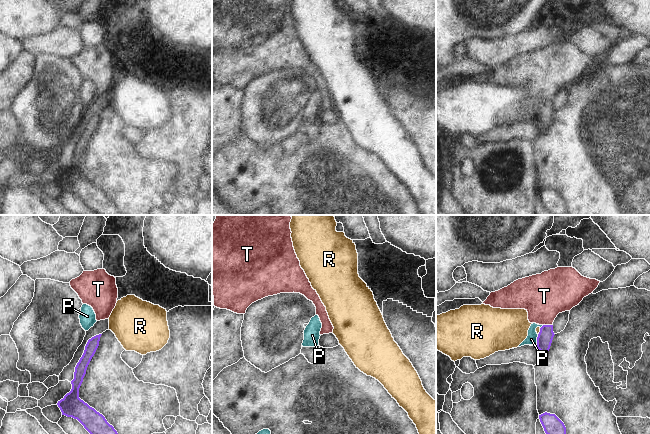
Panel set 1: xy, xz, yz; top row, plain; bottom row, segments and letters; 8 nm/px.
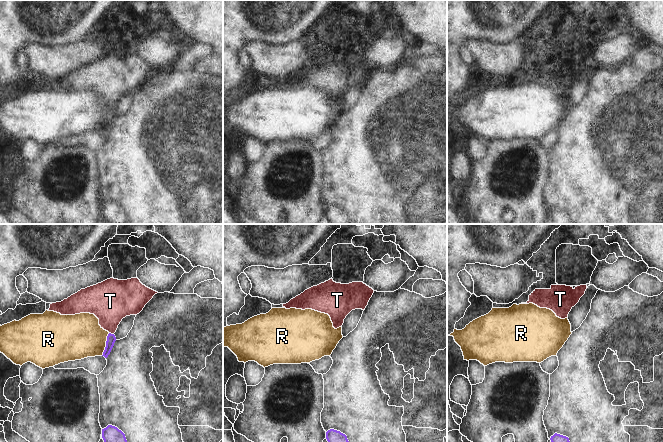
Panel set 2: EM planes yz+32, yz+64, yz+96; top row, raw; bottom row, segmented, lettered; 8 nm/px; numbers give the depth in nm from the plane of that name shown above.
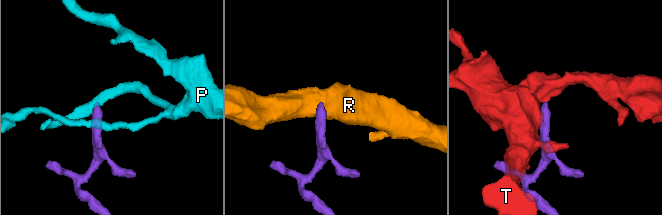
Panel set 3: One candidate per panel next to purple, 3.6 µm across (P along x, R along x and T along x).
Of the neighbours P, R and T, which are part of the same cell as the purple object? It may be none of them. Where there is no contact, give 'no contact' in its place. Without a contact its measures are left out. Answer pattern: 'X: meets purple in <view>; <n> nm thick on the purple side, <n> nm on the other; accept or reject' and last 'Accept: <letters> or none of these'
P: meets purple in yz; 120 nm thick on the purple side, 90 nm on the other; reject
R: meets purple in yz; 120 nm thick on the purple side, 30 nm on the other; reject
T: meets purple in yz; 120 nm thick on the purple side, 360 nm on the other; accept
Accept: T

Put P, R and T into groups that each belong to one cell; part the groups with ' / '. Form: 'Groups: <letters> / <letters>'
Groups: P / R / T.

